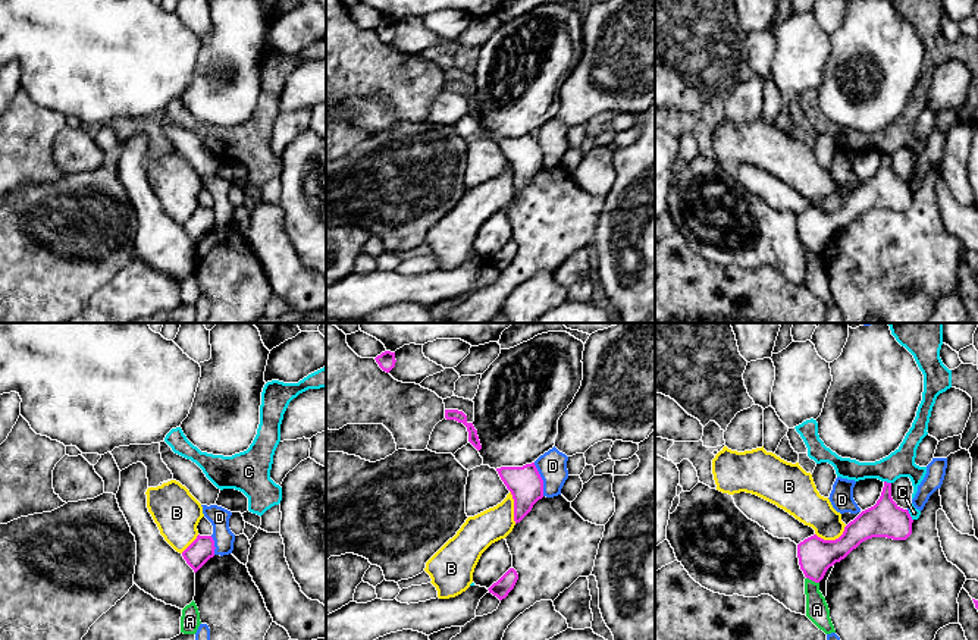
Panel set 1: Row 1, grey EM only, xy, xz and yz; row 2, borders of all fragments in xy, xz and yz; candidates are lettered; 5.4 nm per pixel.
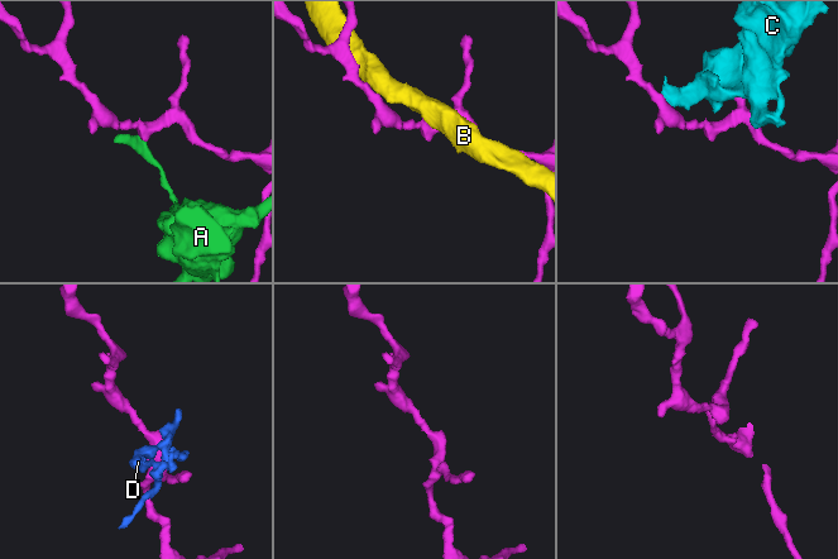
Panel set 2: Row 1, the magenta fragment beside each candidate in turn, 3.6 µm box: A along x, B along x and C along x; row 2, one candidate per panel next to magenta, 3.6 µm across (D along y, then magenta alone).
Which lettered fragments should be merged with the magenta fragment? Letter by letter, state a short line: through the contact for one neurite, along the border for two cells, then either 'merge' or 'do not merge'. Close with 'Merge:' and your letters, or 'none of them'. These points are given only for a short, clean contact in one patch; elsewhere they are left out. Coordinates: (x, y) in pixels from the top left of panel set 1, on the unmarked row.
A: yz (806, 248), (818, 254) | do not merge
B: yz (846, 197), (834, 210), (821, 210), (815, 206) | do not merge
C: do not merge
D: do not merge
Merge: none of them

